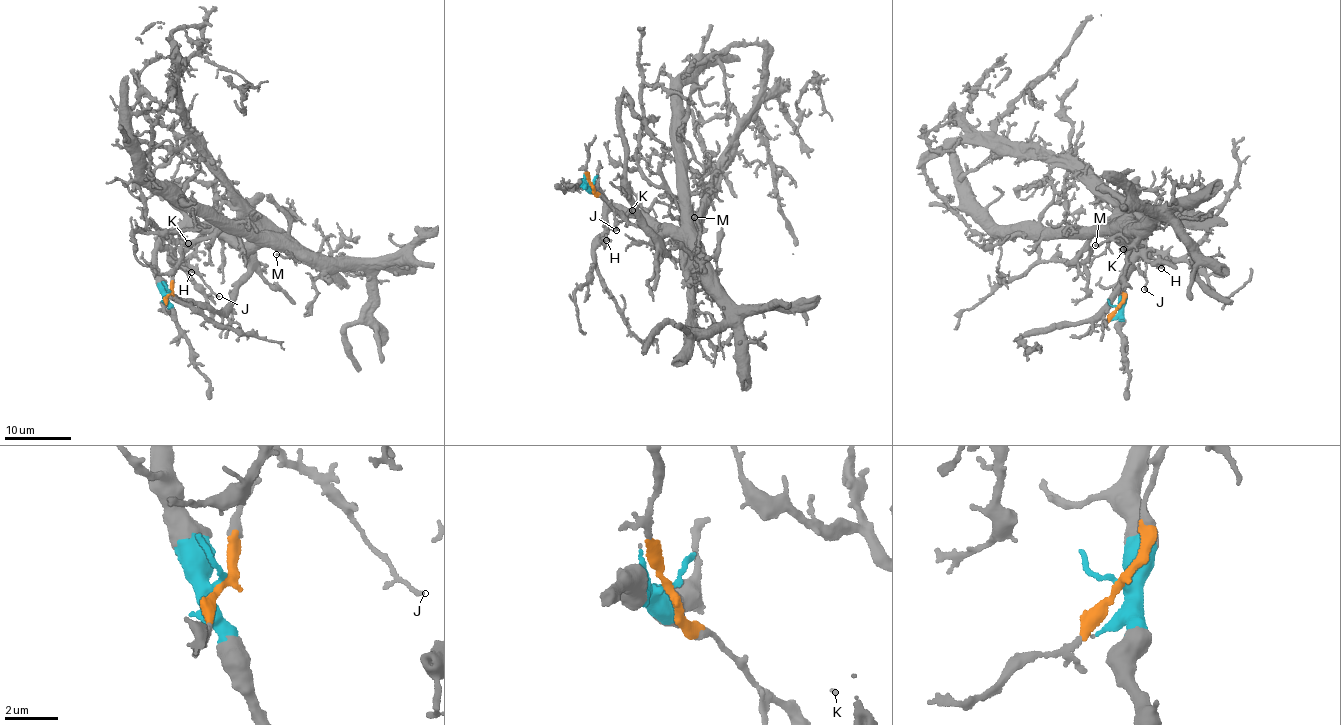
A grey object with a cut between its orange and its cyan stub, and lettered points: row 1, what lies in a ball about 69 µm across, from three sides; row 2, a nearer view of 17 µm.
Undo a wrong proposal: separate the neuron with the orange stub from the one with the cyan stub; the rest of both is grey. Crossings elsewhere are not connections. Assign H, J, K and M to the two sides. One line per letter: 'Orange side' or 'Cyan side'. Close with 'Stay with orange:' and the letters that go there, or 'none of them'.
H: Cyan side
J: Orange side
K: Cyan side
M: Cyan side
Stay with orange: J

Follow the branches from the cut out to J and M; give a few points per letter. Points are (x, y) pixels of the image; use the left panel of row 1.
J: (168, 294), (175, 268), (184, 262), (219, 296)
M: (168, 294), (158, 274), (156, 247), (178, 232), (208, 228), (243, 243), (289, 252), (290, 257), (275, 255)

